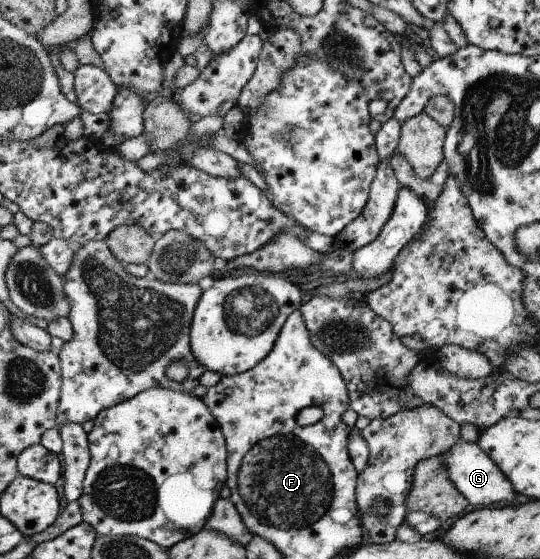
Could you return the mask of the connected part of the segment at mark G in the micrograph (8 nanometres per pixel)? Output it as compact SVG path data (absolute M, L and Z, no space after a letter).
M458 440L454 448L446 450L442 455L442 462L448 468L450 480L454 482L454 487L462 492L462 496L468 500L472 506L494 506L494 504L503 504L502 502L512 502L517 498L518 492L506 478L506 474L498 468L486 452L477 443L466 443Z

